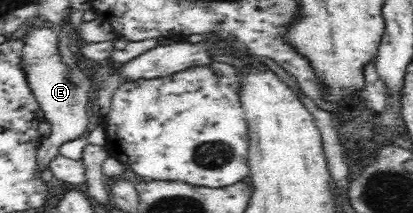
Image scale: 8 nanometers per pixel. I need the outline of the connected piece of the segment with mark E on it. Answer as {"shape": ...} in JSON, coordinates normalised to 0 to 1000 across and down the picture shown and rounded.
{"shape":[[[73,103],[58,122],[65,136],[56,221],[58,333],[82,455],[104,516],[104,563],[123,582],[128,615],[123,643],[102,657],[90,714],[85,826],[99,840],[102,808],[116,793],[123,756],[140,728],[143,695],[157,667],[196,648],[211,620],[220,371],[189,315],[172,324],[153,300],[138,235],[138,150],[123,122],[77,131],[70,113]]]}

